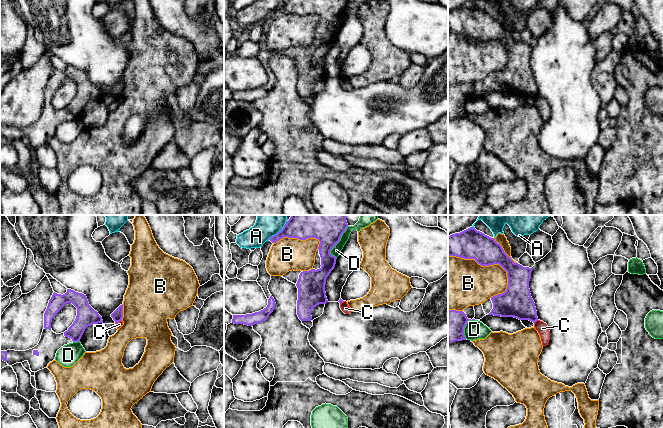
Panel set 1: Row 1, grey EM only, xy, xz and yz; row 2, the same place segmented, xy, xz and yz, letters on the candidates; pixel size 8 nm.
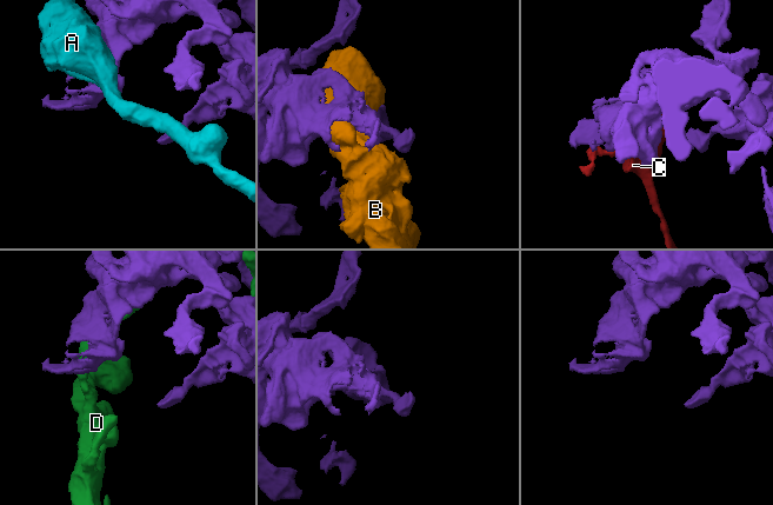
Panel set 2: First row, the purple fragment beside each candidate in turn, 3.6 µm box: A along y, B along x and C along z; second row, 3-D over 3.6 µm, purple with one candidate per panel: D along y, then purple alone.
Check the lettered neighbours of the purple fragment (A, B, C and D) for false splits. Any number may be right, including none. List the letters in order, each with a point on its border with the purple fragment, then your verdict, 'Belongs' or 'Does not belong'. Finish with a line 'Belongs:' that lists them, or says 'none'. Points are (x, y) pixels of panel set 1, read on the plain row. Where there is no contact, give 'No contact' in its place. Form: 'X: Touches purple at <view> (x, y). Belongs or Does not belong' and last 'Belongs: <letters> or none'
A: Touches purple at xz (278, 8). Does not belong
B: Touches purple at yz (486, 41). Does not belong
C: Touches purple at yz (536, 96). Does not belong
D: Touches purple at xz (337, 18). Does not belong
Belongs: none

